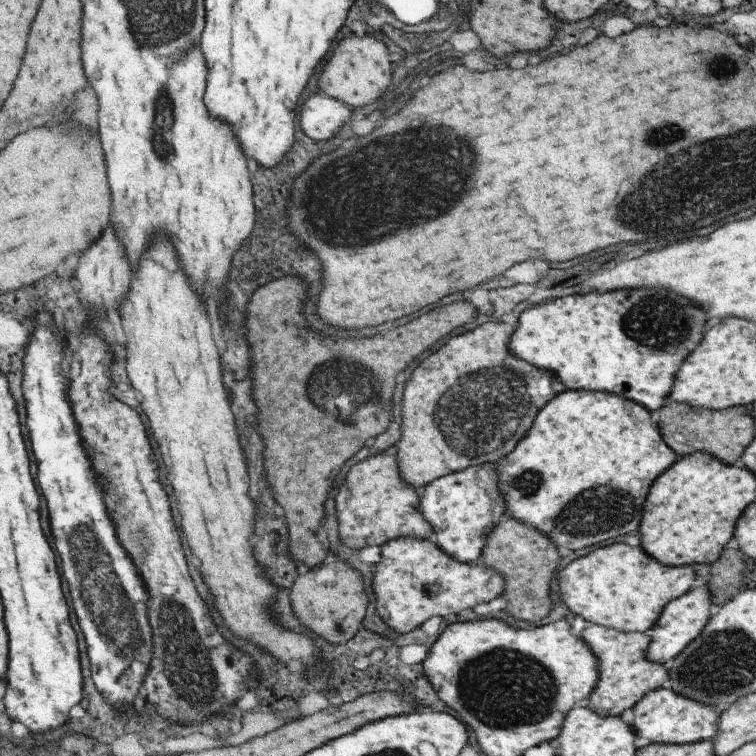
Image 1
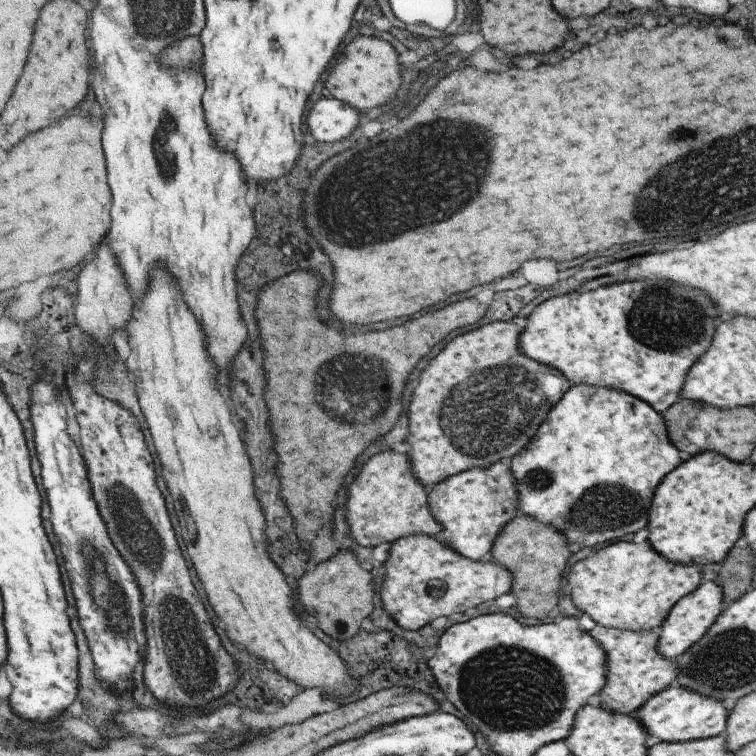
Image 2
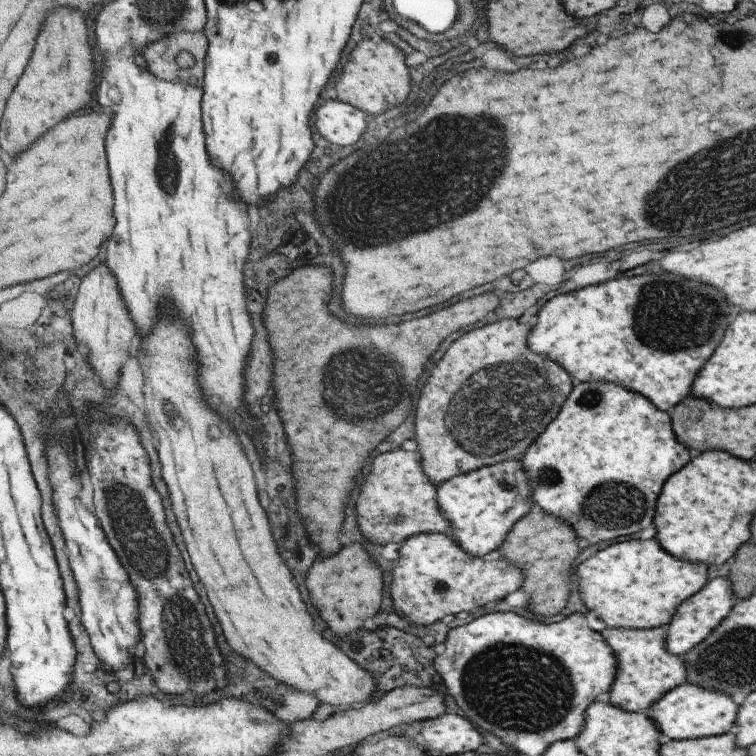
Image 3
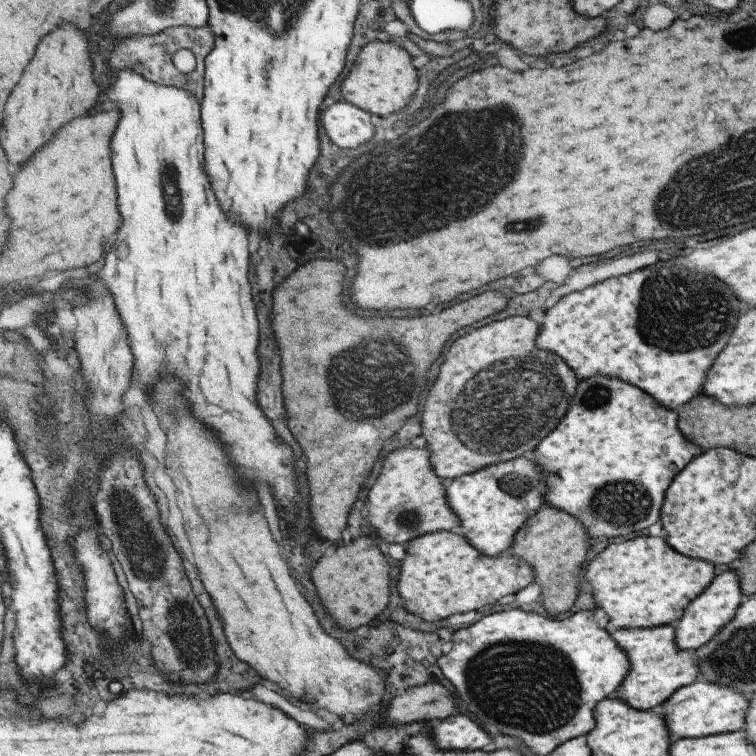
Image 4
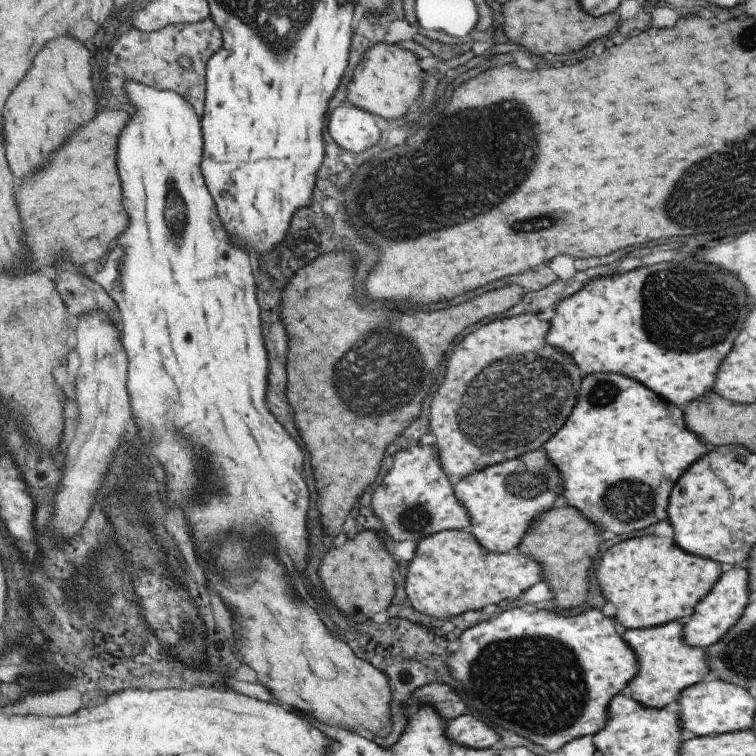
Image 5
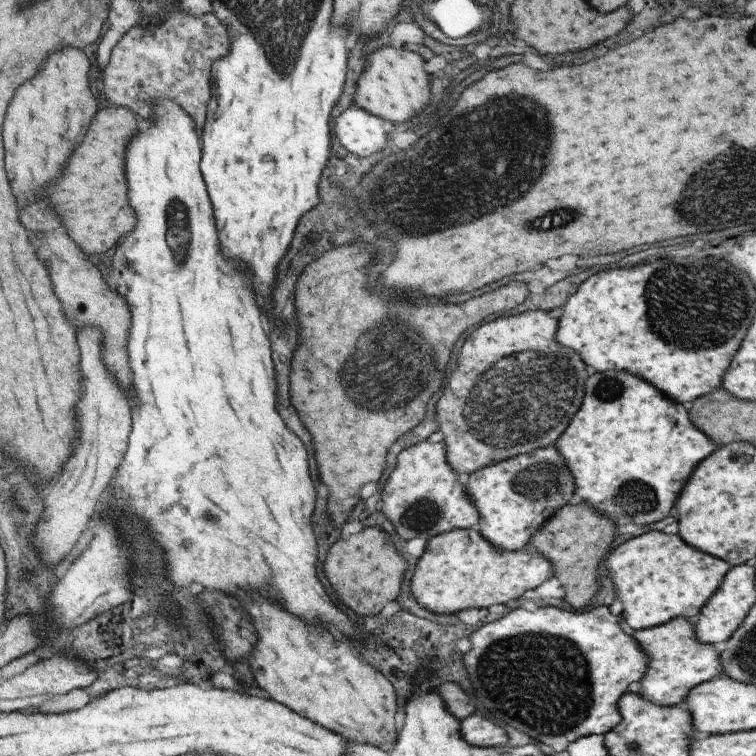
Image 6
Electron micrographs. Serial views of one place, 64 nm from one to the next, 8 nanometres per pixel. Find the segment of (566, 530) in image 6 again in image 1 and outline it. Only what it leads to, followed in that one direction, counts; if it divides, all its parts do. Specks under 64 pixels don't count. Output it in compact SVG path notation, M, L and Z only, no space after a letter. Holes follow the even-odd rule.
M511 517L503 520L490 534L481 561L504 574L508 612L516 619L541 622L553 610L551 582L555 580L561 554L556 542L542 530Z

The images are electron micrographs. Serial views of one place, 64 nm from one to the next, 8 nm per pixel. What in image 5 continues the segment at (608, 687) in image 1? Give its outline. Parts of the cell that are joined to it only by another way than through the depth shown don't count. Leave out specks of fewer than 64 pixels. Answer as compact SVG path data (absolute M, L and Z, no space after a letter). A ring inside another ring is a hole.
M671 621L659 626L622 630L620 632L623 640L634 650L636 656L637 672L630 680L627 694L640 702L640 705L655 708L671 707L676 704L683 689L710 677L707 651L704 647L691 646L685 642L682 624L679 621Z

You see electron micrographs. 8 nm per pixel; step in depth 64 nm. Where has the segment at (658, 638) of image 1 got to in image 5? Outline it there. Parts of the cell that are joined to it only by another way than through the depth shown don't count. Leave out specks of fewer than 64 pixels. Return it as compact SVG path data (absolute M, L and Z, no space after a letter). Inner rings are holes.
M743 565L725 567L711 590L695 605L693 614L683 623L683 636L688 645L708 647L717 642L739 620L747 606L748 572Z

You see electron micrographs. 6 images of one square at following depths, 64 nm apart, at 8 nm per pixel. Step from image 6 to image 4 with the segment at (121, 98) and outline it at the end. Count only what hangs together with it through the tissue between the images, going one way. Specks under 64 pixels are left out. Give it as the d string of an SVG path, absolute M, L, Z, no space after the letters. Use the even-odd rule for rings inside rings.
M207 24L202 27L183 25L154 35L131 35L115 43L116 45L111 47L108 54L109 65L113 73L112 78L115 78L115 75L124 69L135 71L144 79L159 86L177 87L189 91L202 104L206 93L206 58L214 52L216 45L216 34L211 25ZM183 48L189 49L197 59L197 67L190 73L181 73L177 70L177 66L173 64L175 52L179 52Z

